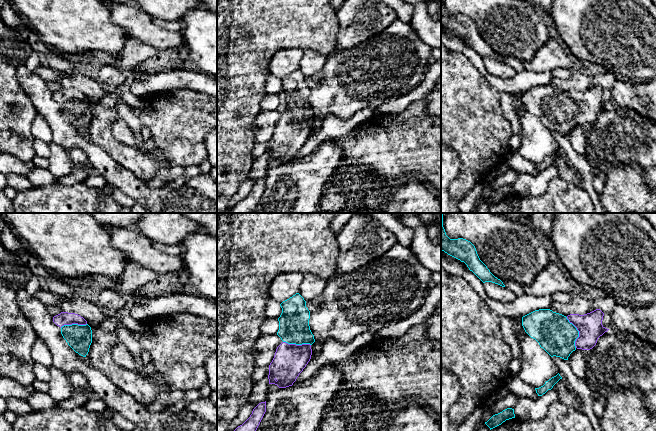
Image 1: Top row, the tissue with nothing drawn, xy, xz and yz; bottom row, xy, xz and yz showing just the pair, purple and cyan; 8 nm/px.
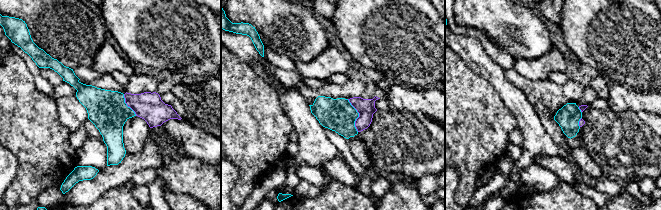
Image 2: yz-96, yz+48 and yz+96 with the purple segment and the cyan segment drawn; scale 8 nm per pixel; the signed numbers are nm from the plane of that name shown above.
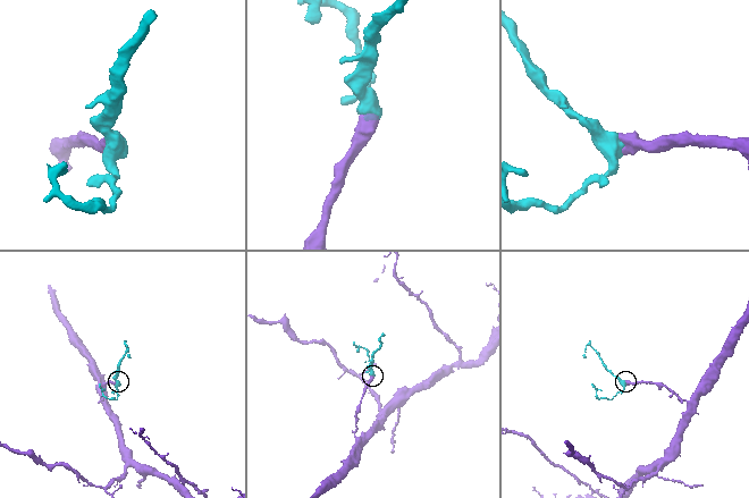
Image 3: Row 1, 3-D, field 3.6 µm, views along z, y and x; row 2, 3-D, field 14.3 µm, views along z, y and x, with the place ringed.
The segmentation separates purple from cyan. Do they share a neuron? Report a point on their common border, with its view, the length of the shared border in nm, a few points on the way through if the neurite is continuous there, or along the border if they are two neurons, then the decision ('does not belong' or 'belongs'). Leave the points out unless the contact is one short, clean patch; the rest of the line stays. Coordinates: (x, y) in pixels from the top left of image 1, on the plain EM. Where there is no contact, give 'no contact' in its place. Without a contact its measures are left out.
contact yz (579, 108); length 260 nm; way yz (589, 101), (579, 108), (555, 110); belongs

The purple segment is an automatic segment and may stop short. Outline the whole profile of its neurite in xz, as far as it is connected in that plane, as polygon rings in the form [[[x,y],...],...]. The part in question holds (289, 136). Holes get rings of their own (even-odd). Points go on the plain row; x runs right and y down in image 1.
[[[296,69],[280,80],[282,89],[278,94],[279,106],[277,111],[283,117],[276,125],[274,134],[269,141],[269,160],[275,160],[279,164],[292,162],[299,150],[311,135],[311,121],[315,118],[309,102],[310,87],[306,83],[306,77]]]

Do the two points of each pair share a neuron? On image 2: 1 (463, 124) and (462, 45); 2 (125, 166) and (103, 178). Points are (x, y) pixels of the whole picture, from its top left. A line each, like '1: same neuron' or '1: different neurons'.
1: different neurons
2: same neuron

